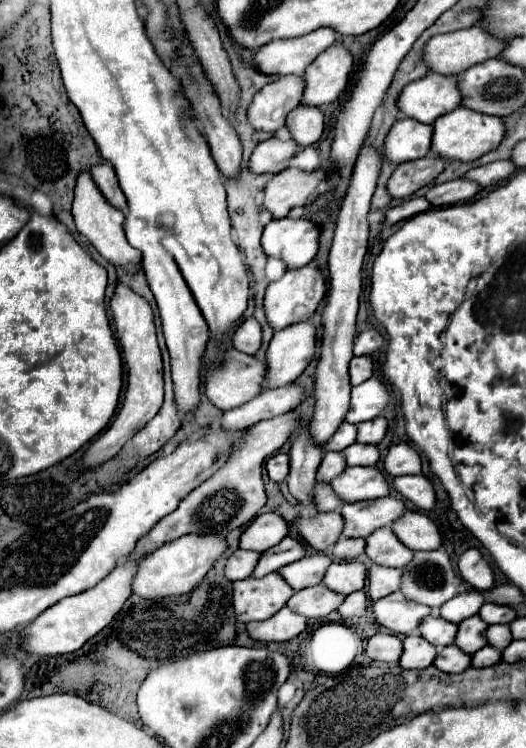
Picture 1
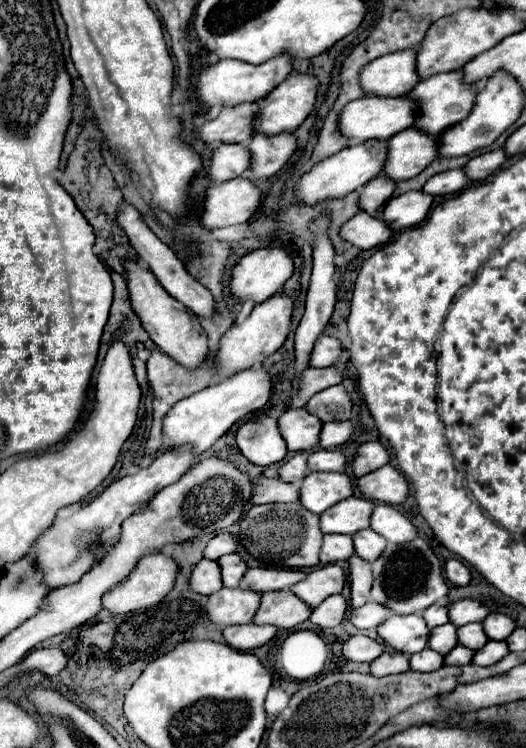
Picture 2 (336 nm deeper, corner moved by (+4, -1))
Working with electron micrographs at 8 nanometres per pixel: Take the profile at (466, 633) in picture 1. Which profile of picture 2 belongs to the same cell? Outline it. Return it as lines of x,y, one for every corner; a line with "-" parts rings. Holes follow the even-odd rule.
451,622
449,624
443,624
443,626
431,630
431,636
429,636
429,644
427,646
431,650
435,650
435,652
441,652
445,656
447,652
451,652
451,648
457,646
455,636
457,636
457,628

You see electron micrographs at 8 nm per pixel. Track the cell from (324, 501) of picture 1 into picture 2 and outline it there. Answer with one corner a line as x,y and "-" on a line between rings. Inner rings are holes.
259,478
253,486
253,504
269,504
269,502
297,502
299,488
295,484
287,484
279,478

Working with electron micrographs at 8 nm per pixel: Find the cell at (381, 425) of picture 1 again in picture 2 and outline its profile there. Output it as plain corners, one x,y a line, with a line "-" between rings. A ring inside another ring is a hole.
325,422
319,434
319,446
321,448
335,448
349,440
353,432
353,424
347,422

